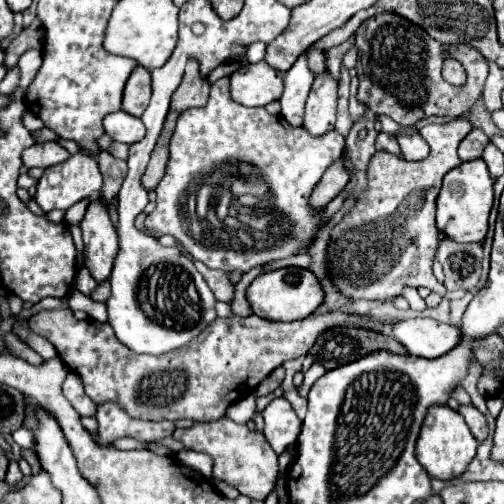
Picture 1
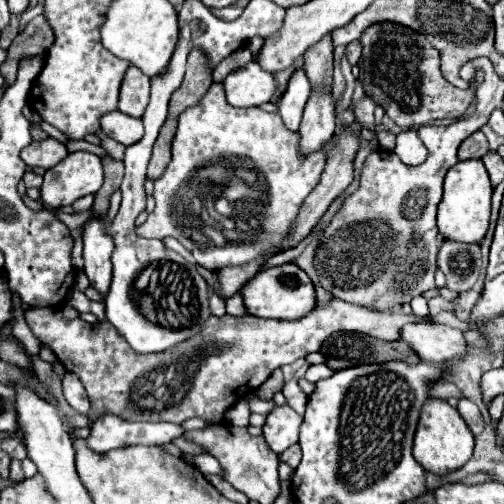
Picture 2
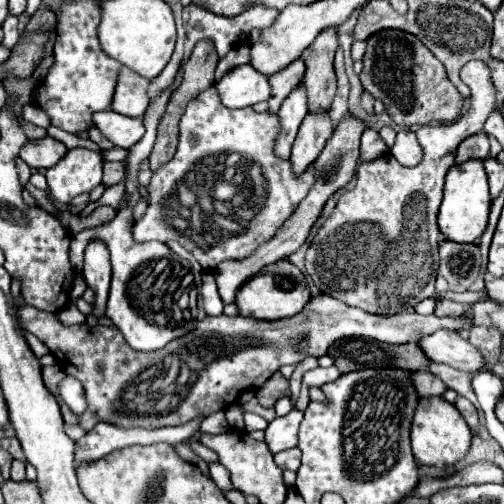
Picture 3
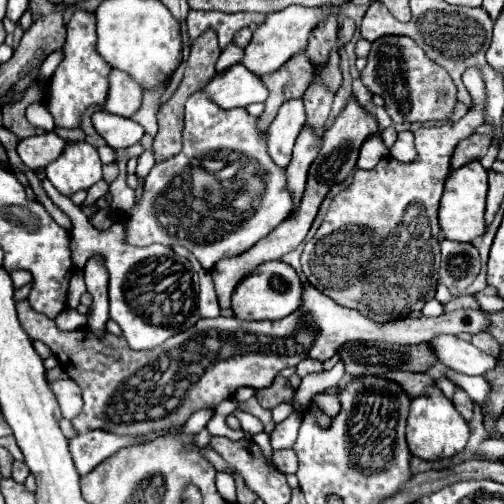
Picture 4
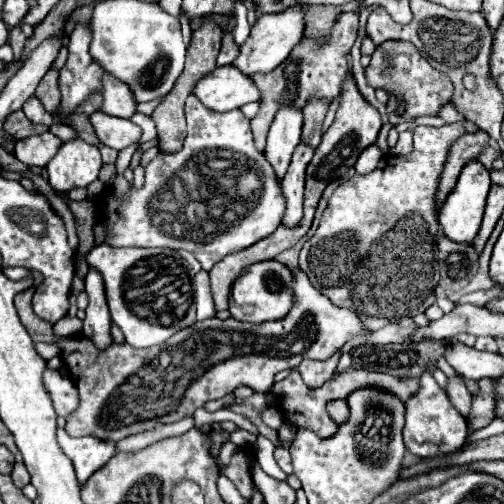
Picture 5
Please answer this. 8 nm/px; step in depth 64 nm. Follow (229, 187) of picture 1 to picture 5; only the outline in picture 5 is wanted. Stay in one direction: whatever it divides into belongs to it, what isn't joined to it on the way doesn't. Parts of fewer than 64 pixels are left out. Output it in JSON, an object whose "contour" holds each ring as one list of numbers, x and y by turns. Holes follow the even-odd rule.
{"contour":[[190,94,185,102,184,113,188,132,182,150,172,154,160,152,146,166,146,182,142,188,130,186,128,194,122,200,114,196,112,188,106,188,104,206,102,196,96,198,96,206,100,214,104,212,106,244,188,250,208,272,224,256,256,244,280,226,280,220,284,216,284,194,280,192,280,182,276,182,272,166,262,156,262,152,256,152,250,120,240,110,232,110,228,114,212,112,210,108,204,108,204,104,194,98,194,94],[206,168,236,168,244,176,248,176,248,182,244,184,240,184,238,180,238,188,242,186,242,190,240,196,232,196,230,206,210,208,204,204,208,196,194,200,188,194,188,184,204,182]]}

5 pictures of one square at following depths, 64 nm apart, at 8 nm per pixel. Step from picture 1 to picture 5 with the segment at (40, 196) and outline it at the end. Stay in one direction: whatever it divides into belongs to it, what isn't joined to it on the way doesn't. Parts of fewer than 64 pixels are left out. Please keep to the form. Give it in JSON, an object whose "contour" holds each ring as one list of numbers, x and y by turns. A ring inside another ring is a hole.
{"contour":[[68,140,60,146,56,156,48,162,48,182,56,192,72,188,86,188,98,178,102,158,96,146,84,140]]}

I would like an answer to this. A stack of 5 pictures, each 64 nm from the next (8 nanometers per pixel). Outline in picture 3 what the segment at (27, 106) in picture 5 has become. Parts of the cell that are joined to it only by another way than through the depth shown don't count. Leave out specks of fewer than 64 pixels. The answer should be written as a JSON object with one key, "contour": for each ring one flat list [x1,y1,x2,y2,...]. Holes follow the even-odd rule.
{"contour":[[34,104,24,106,22,115,26,122,32,122,32,124,36,124,36,126,40,126,40,128,50,128,50,118,46,116,44,110,36,108]]}

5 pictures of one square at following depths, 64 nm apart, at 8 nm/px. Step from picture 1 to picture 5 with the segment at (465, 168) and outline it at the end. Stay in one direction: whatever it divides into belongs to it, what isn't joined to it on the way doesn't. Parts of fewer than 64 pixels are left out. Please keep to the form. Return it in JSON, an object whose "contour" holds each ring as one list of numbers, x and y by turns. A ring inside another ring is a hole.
{"contour":[[472,160,462,168,462,174,458,178,458,184,454,188,454,192,450,192,448,200,444,202,442,210,440,210,440,226,444,228,444,234,450,240,456,240,460,244,470,244,474,240,474,236,480,230,482,224,482,216,484,216,484,206,486,206,486,196,490,190,490,172,478,162]]}

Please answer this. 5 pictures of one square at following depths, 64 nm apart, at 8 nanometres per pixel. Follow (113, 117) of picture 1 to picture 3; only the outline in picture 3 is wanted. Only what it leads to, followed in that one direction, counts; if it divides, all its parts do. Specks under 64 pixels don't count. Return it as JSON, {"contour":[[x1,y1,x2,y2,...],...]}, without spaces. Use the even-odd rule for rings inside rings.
{"contour":[[112,110,96,112,92,122,112,144,120,148,130,148,144,136,144,124,140,118,126,118]]}

